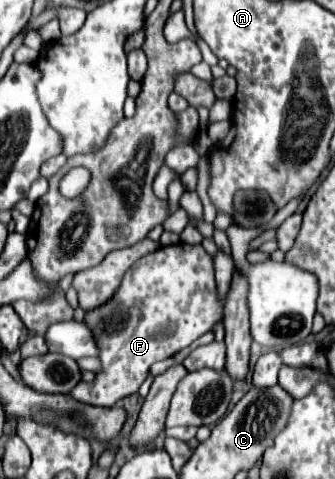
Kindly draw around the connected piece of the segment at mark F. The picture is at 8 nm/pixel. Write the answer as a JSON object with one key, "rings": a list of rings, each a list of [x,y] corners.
{"rings":[[[169,245],[141,257],[125,273],[117,297],[99,311],[85,313],[101,347],[103,371],[93,383],[79,383],[71,397],[93,407],[111,407],[115,401],[135,393],[147,377],[147,369],[189,347],[213,329],[221,319],[213,259],[201,245]]]}

